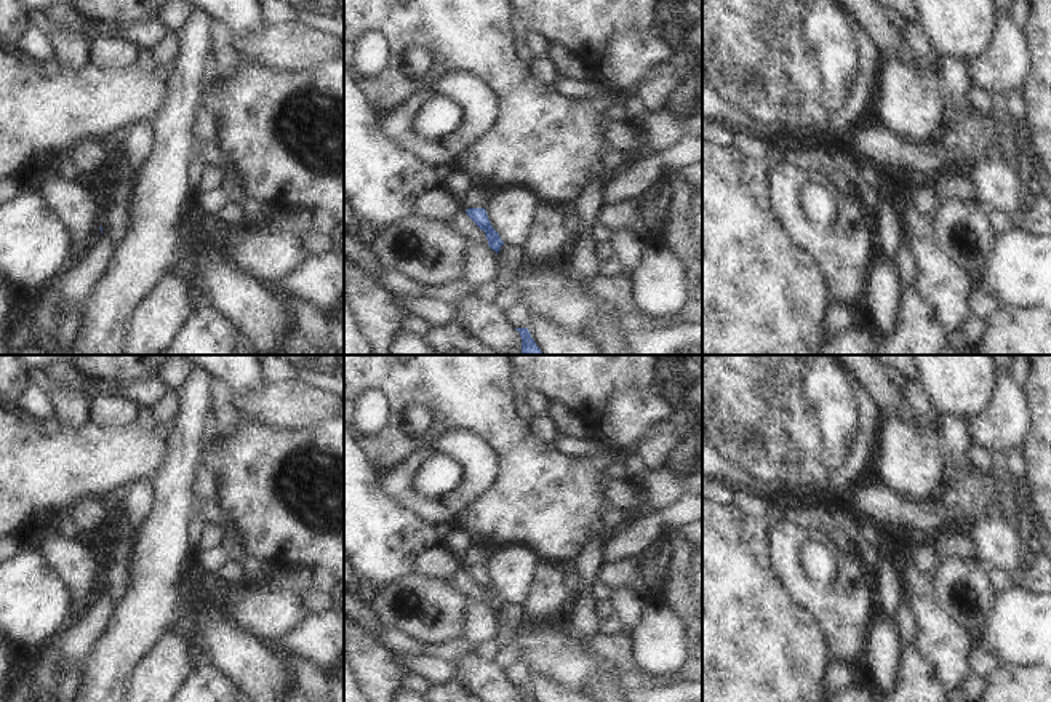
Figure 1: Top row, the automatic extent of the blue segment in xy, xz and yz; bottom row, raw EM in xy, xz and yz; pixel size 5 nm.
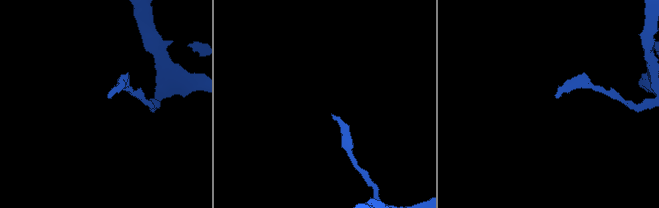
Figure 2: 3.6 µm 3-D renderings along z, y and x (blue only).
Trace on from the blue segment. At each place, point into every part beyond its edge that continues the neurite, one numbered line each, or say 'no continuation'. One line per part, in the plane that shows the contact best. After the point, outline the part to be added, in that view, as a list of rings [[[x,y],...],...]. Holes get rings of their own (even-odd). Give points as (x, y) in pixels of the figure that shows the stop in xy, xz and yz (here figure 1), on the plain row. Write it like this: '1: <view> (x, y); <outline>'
no continuation

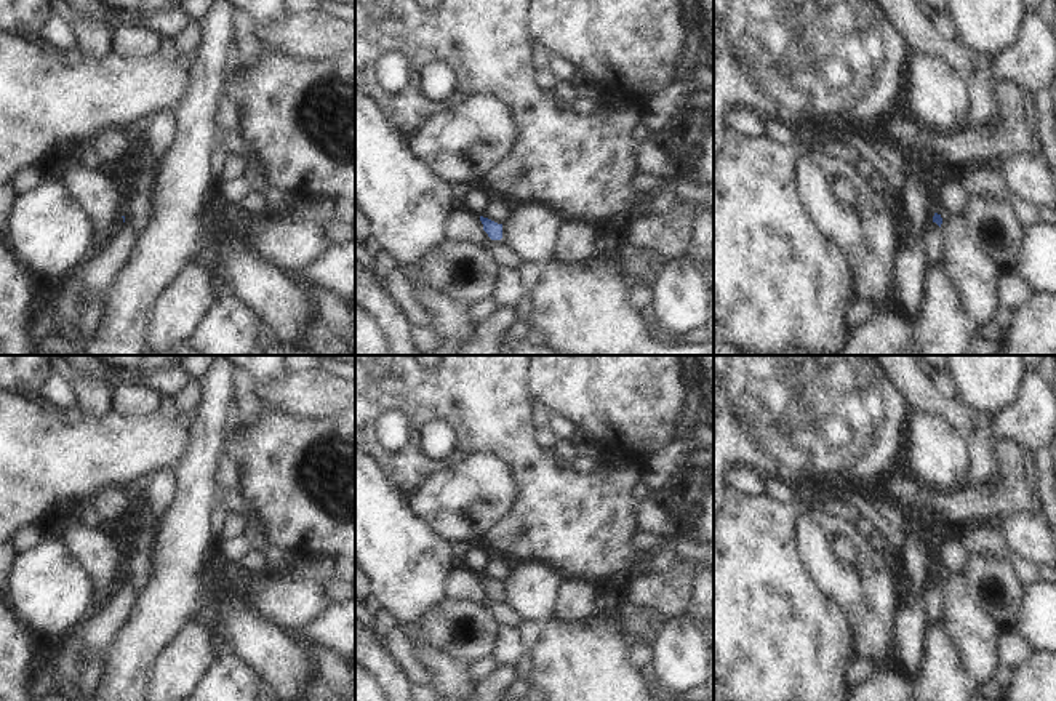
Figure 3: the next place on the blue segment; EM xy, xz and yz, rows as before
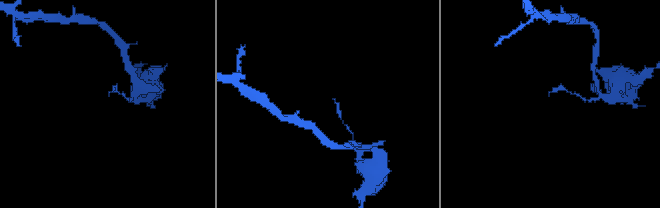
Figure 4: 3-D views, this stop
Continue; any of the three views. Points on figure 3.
1: yz (935, 600); [[[931,581],[926,589],[926,605],[930,624],[939,624],[944,618],[944,599],[941,594],[941,586]]]

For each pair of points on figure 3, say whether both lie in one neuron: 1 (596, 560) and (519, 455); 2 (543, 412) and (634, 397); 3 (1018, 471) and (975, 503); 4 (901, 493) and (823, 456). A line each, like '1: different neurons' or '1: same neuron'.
1: same neuron
2: different neurons
3: same neuron
4: different neurons

